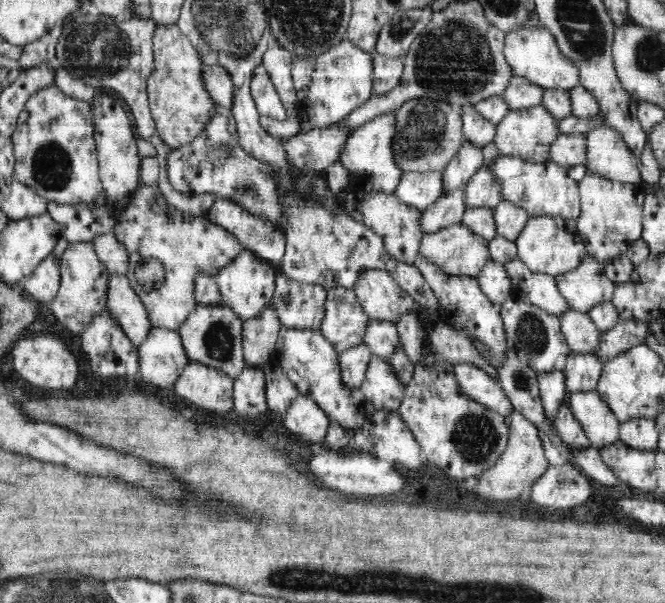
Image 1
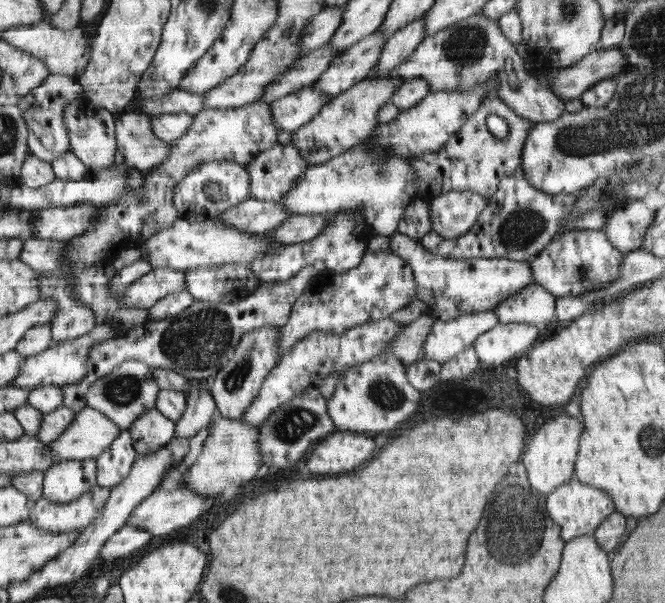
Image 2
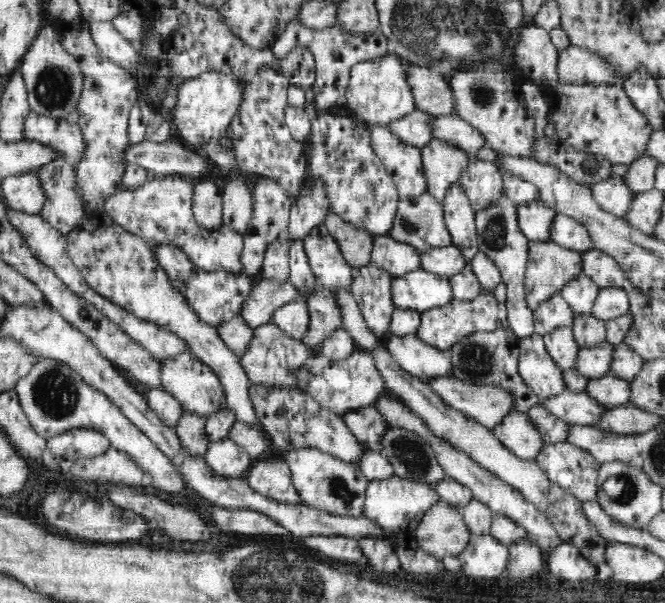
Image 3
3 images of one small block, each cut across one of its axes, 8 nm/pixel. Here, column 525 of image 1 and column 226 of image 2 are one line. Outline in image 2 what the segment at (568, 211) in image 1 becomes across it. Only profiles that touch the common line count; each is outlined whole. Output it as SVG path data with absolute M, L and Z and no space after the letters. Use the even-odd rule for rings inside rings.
M211 161L193 167L175 189L178 218L195 222L218 217L222 211L250 199L250 173L247 167L236 161Z

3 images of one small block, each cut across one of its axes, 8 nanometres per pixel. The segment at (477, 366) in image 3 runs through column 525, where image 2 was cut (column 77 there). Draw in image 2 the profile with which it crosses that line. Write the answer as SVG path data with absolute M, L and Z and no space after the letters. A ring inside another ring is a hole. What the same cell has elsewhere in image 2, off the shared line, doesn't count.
M324 260L312 263L294 278L284 282L273 283L271 286L258 286L254 293L236 302L194 301L184 313L169 316L164 320L152 320L142 327L144 336L138 338L136 330L130 330L126 338L108 338L92 343L88 353L88 375L78 383L64 385L64 407L72 408L72 412L80 412L86 407L84 395L100 377L106 376L114 367L119 367L128 359L143 361L154 369L179 372L190 380L207 380L212 376L212 366L218 370L232 357L240 337L260 326L284 326L291 320L292 307L308 286L326 271Z

